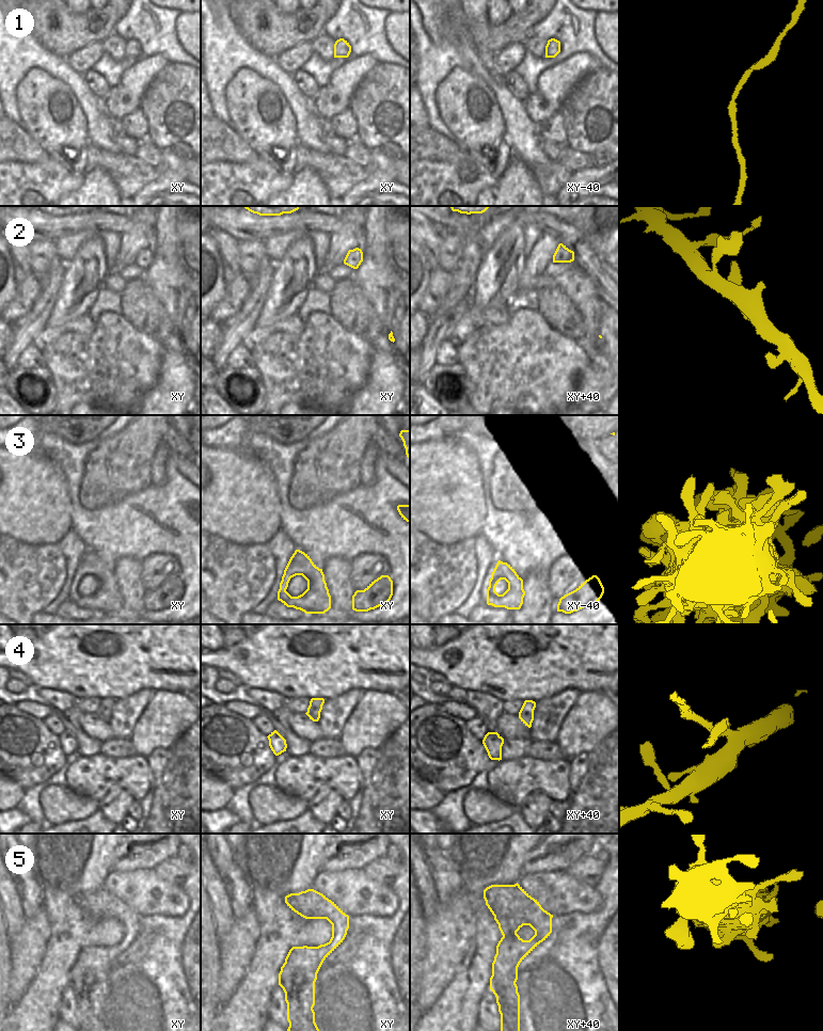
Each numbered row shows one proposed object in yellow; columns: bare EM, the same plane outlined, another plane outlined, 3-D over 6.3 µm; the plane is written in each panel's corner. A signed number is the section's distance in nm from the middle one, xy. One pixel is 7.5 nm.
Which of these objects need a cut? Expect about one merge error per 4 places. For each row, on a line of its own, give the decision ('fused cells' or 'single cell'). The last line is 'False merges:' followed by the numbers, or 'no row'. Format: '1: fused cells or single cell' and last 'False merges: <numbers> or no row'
1: single cell
2: single cell
3: single cell
4: fused cells
5: single cell
False merges: 4

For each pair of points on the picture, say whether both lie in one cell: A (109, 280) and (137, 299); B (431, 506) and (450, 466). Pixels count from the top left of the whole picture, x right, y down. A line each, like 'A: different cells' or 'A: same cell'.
A: different cells
B: same cell

